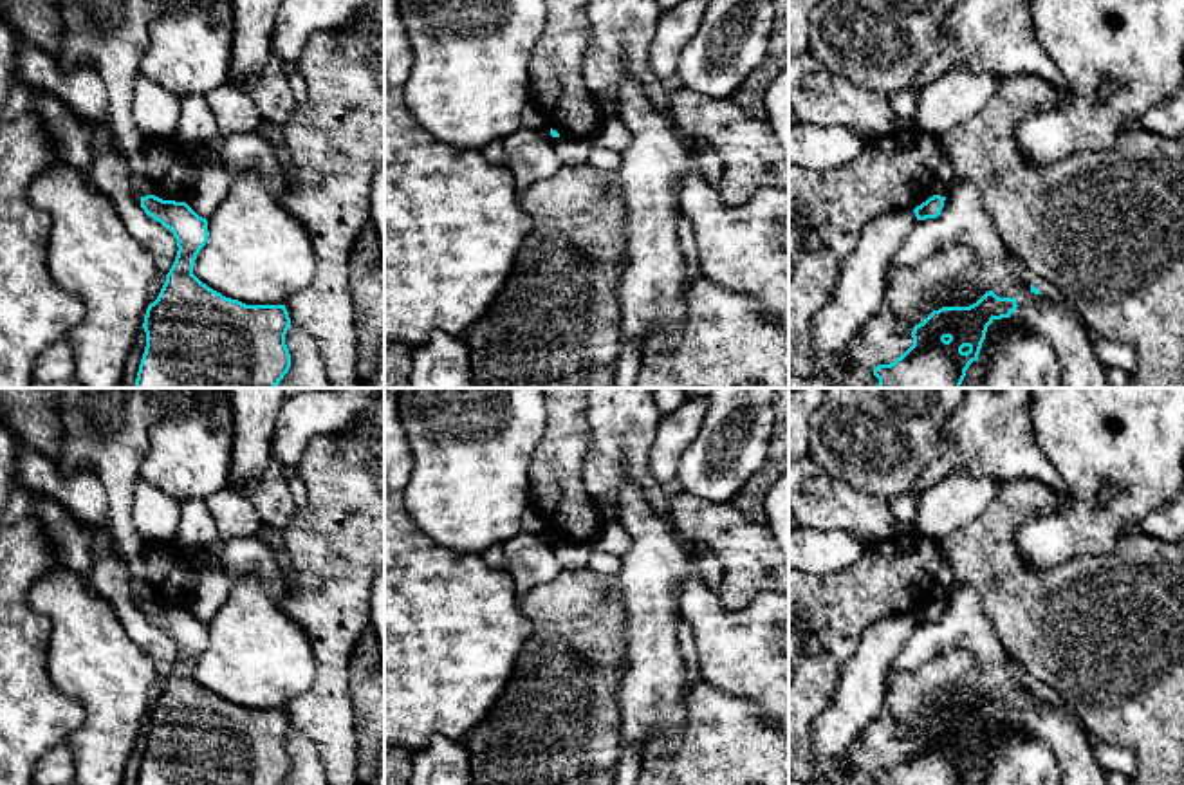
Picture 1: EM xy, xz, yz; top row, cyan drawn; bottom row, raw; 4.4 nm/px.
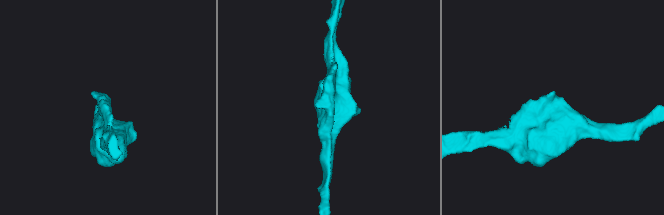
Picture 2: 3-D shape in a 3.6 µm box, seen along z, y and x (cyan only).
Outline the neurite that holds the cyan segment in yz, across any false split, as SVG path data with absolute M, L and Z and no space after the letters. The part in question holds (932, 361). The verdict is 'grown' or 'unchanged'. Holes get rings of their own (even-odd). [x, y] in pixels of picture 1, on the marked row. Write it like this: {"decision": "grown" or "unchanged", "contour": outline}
{"decision": "unchanged", "contour": "M985 292L969 307L942 307L913 327L913 345L893 363L879 365L877 388L960 388L966 370L978 361L987 327L1011 318L1016 298Z"}

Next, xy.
{"decision": "unchanged", "contour": "M146 195L141 197L141 208L173 233L179 251L157 300L146 309L146 346L135 388L276 388L291 368L285 345L291 318L285 305L245 305L193 274L209 231L208 220L186 202Z"}

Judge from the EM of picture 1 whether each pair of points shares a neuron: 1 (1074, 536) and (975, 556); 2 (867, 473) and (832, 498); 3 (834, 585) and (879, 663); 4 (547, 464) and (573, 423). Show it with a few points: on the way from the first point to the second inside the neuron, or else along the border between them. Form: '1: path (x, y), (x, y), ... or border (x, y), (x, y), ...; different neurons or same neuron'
1: border (1033, 511), (1017, 549), (1031, 567), (1053, 569); different neurons
2: border (814, 461), (831, 475), (888, 500); different neurons
3: border (901, 614), (872, 621), (840, 670); different neurons
4: path (558, 453), (567, 434); same neuron

